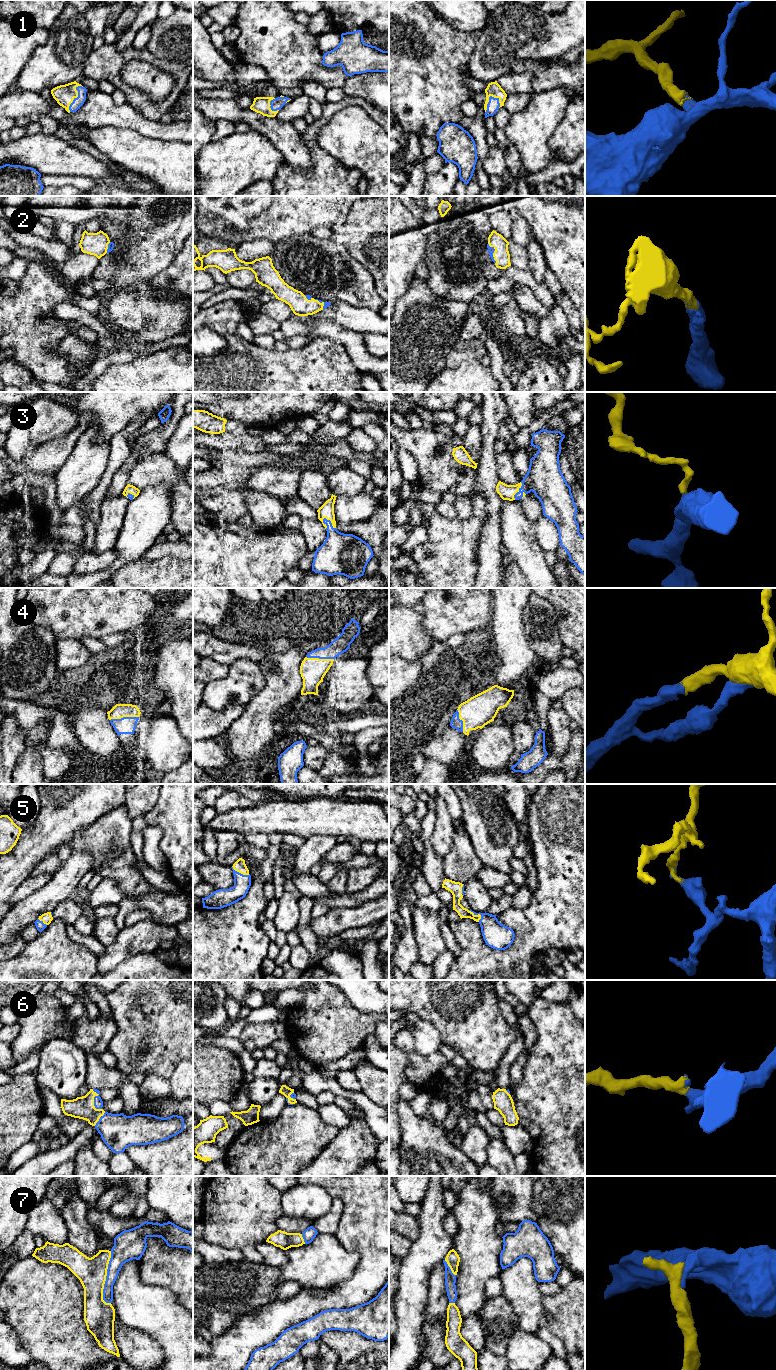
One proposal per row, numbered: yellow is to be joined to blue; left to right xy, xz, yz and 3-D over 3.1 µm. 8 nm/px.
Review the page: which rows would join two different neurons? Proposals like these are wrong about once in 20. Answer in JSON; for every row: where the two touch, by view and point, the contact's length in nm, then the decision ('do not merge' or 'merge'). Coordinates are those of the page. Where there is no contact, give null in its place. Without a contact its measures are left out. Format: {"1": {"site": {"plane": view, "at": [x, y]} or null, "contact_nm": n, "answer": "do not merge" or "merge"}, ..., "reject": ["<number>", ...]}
{"1": {"site": {"plane": "yz", "at": [489, 100]}, "contact_nm": 170, "answer": "merge"}, "2": {"site": {"plane": "yz", "at": [493, 252]}, "contact_nm": 180, "answer": "merge"}, "3": {"site": {"plane": "xz", "at": [330, 521]}, "contact_nm": 130, "answer": "merge"}, "4": {"site": {"plane": "xy", "at": [124, 717]}, "contact_nm": 240, "answer": "merge"}, "5": {"site": {"plane": "yz", "at": [477, 914]}, "contact_nm": 130, "answer": "merge"}, "6": {"site": {"plane": "xy", "at": [94, 1101]}, "contact_nm": 180, "answer": "merge"}, "7": {"site": {"plane": "xy", "at": [106, 1277]}, "contact_nm": 420, "answer": "merge"}, "reject": []}

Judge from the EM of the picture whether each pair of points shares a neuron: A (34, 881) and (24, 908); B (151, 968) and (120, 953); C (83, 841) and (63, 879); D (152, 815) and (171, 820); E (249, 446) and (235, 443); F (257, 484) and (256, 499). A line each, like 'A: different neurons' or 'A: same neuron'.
A: different neurons
B: different neurons
C: different neurons
D: same neuron
E: same neuron
F: different neurons

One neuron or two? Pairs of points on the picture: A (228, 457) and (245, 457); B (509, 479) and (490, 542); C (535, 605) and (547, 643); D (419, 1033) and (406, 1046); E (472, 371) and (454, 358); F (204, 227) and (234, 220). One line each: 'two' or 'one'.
A: one
B: two
C: one
D: two
E: two
F: one

